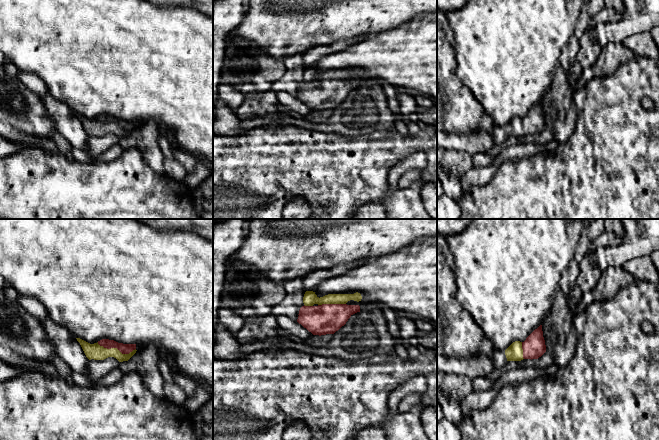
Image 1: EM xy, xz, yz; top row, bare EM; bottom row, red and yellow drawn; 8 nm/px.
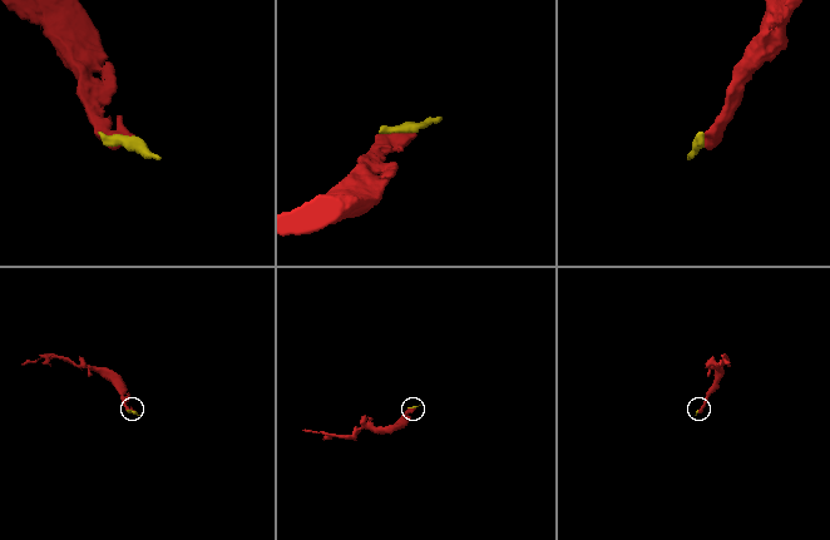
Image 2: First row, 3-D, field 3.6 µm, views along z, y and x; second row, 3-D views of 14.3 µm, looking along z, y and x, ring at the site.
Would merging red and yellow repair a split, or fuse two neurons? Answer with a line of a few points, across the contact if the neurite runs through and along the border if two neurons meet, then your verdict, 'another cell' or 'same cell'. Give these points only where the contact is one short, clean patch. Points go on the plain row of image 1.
line xy (106, 119), (110, 123), (116, 123), (94, 127); same cell

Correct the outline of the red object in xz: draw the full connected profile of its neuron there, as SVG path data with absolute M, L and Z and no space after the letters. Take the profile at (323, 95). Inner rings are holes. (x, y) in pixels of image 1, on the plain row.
M306 67L303 73L304 81L299 86L297 98L306 104L313 111L334 110L346 100L348 95L355 89L360 88L359 81L347 81L350 76L361 77L362 72L354 70L328 70L318 73L313 67Z

